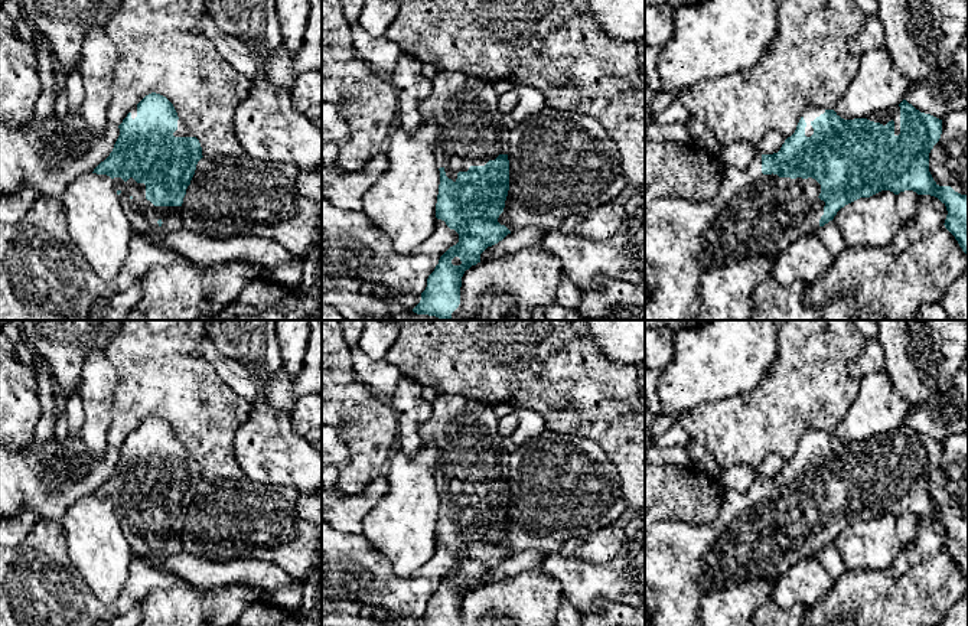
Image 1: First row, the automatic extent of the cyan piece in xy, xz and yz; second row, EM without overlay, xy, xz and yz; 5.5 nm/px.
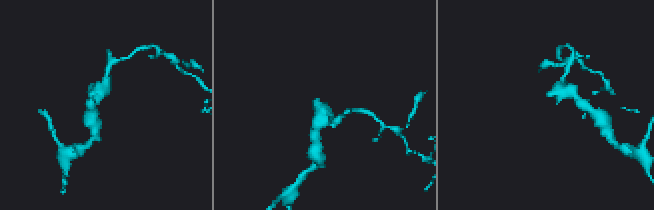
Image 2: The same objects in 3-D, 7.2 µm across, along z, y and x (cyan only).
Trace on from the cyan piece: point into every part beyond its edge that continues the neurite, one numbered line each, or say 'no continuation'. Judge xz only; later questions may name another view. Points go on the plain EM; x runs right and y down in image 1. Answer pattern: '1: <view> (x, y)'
1: xz (463, 431)

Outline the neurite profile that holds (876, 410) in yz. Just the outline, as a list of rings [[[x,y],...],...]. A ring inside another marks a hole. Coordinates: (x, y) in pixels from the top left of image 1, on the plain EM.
[[[877,369],[860,379],[858,392],[834,434],[844,443],[867,441],[899,428],[907,410],[907,402],[896,394],[887,371]]]

